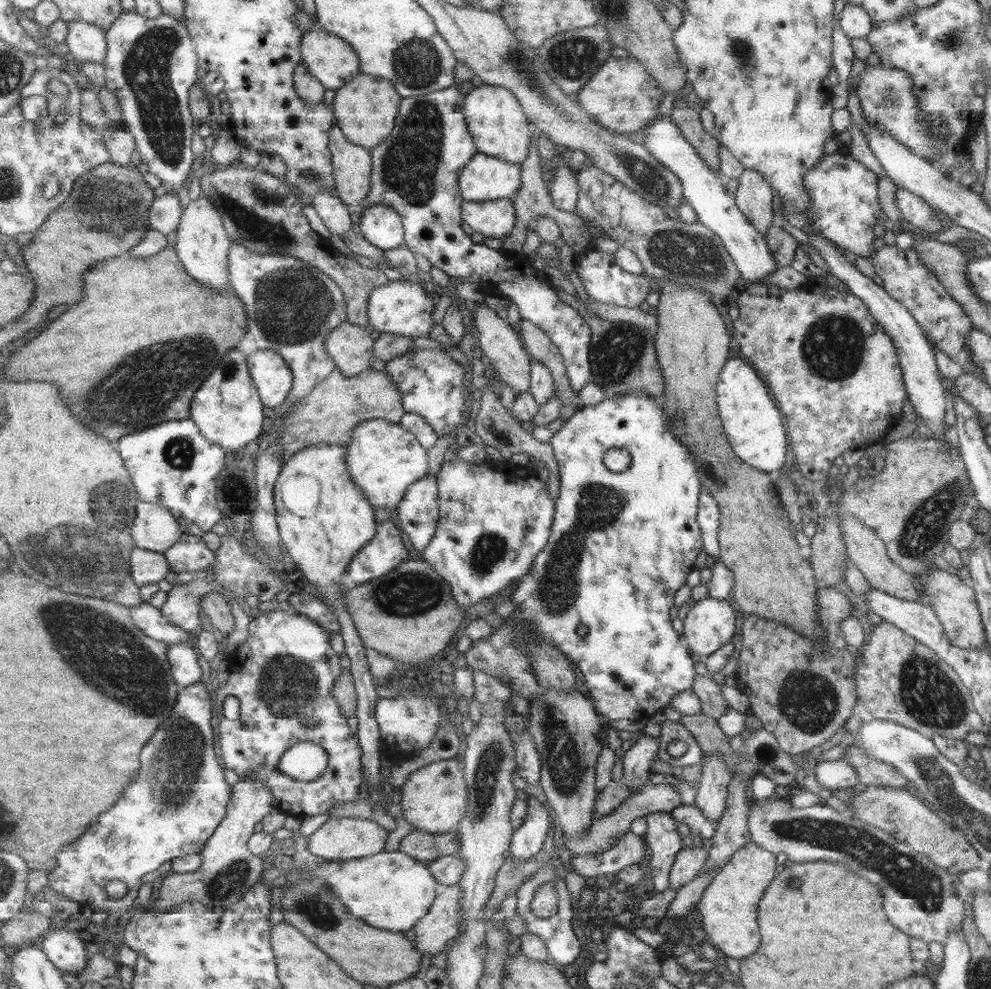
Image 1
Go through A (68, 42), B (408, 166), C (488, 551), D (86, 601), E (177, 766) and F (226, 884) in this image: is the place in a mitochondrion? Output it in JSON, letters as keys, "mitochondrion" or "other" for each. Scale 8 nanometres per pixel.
{"A":"other","B":"mitochondrion","C":"mitochondrion","D":"mitochondrion","E":"mitochondrion","F":"mitochondrion"}

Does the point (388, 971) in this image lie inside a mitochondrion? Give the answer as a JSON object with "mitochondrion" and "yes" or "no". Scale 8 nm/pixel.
{"mitochondrion":"no"}

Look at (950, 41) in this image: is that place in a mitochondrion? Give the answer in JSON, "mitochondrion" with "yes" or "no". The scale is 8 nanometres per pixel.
{"mitochondrion":"yes"}

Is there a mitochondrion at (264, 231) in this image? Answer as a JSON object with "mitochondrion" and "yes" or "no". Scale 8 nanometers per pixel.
{"mitochondrion":"yes"}

